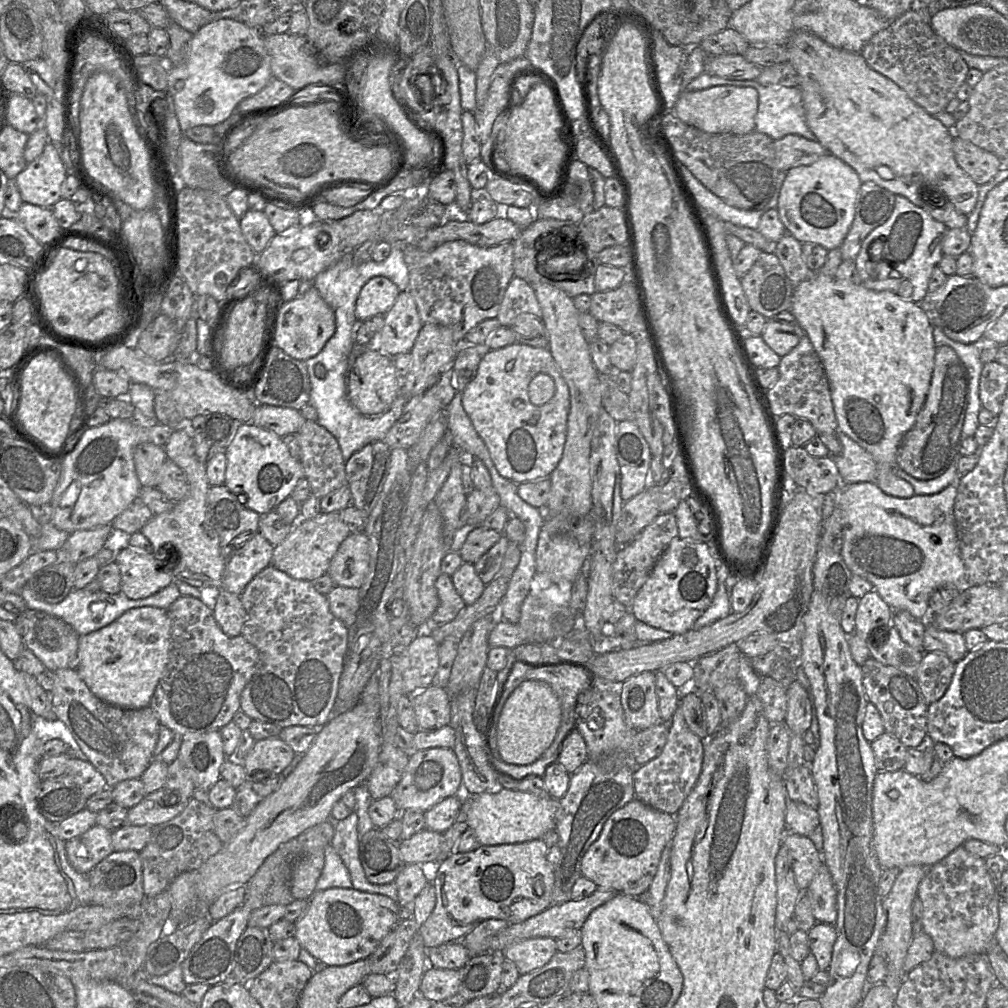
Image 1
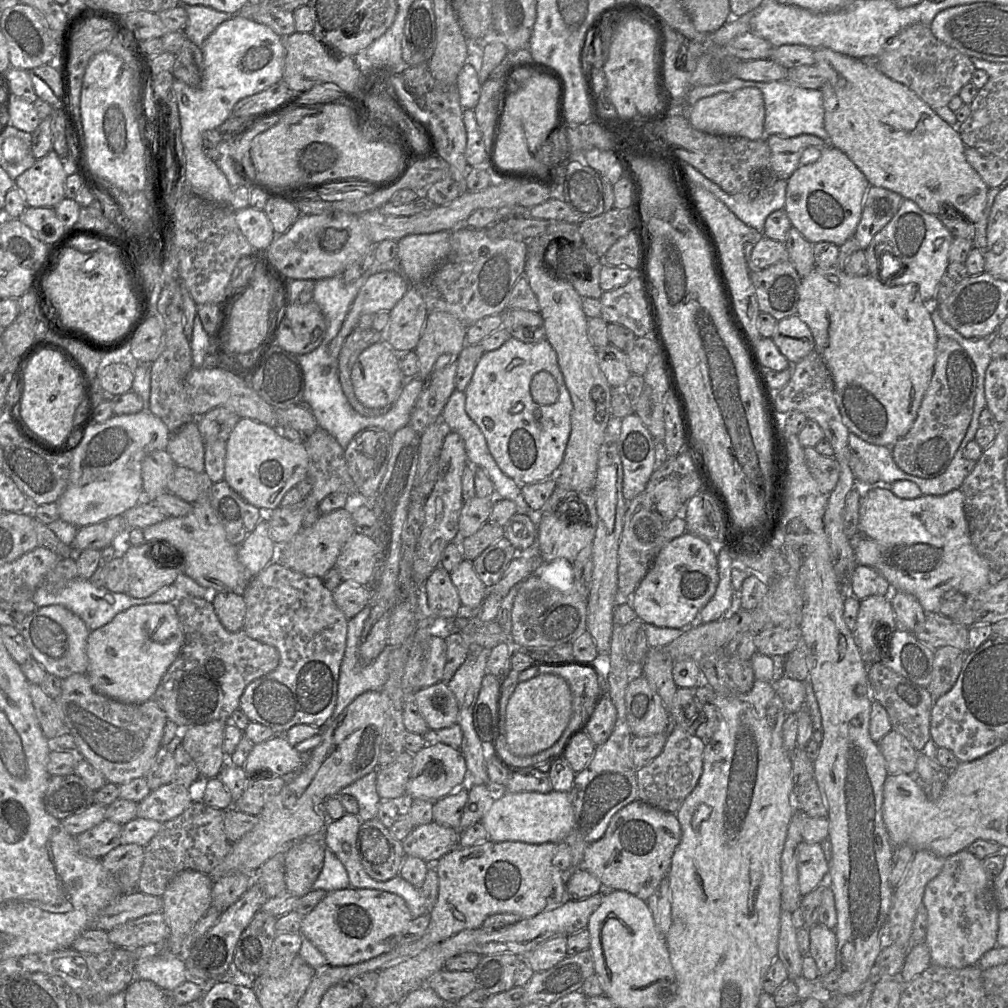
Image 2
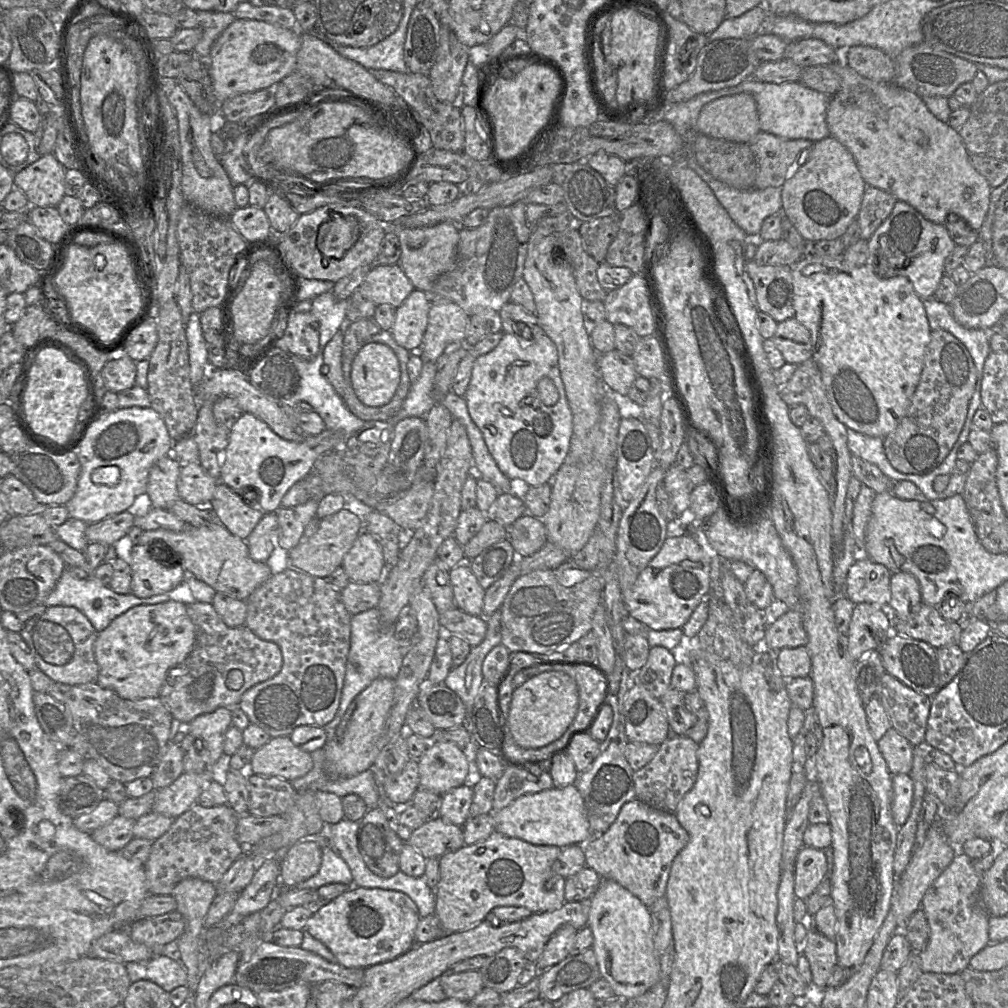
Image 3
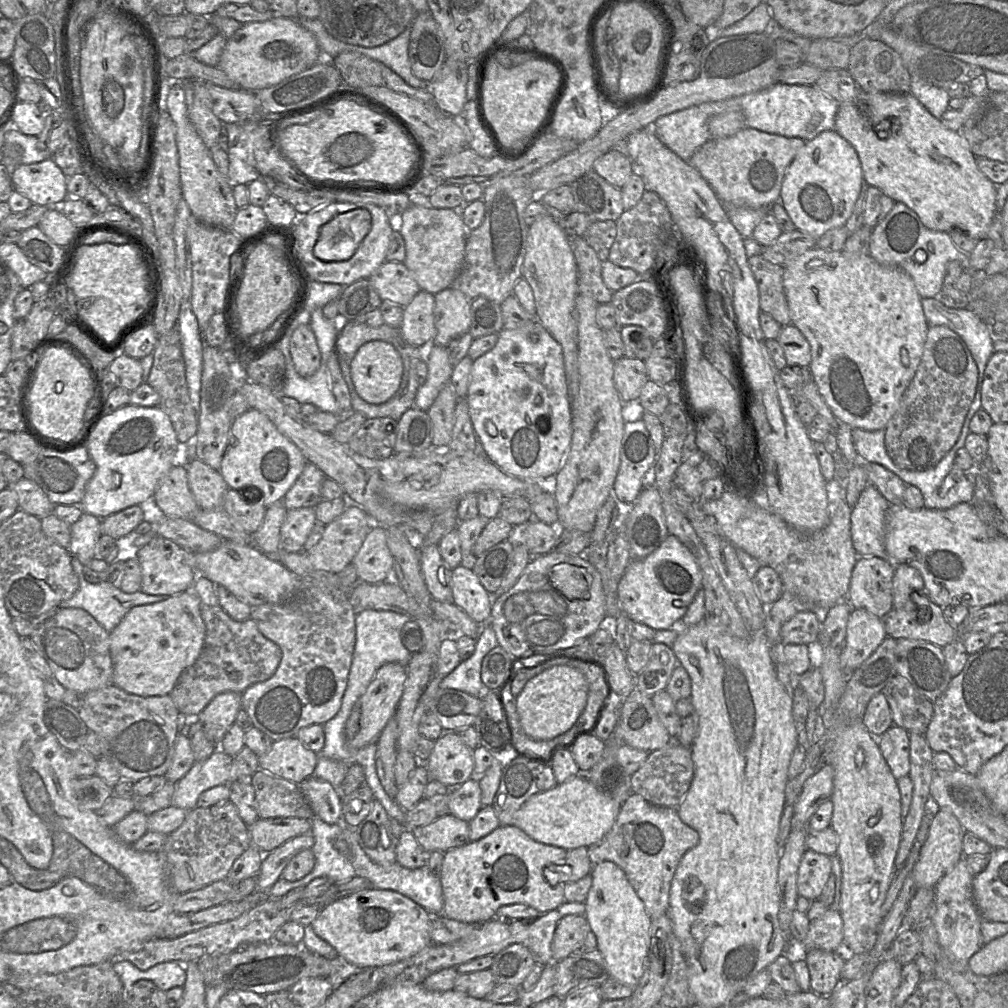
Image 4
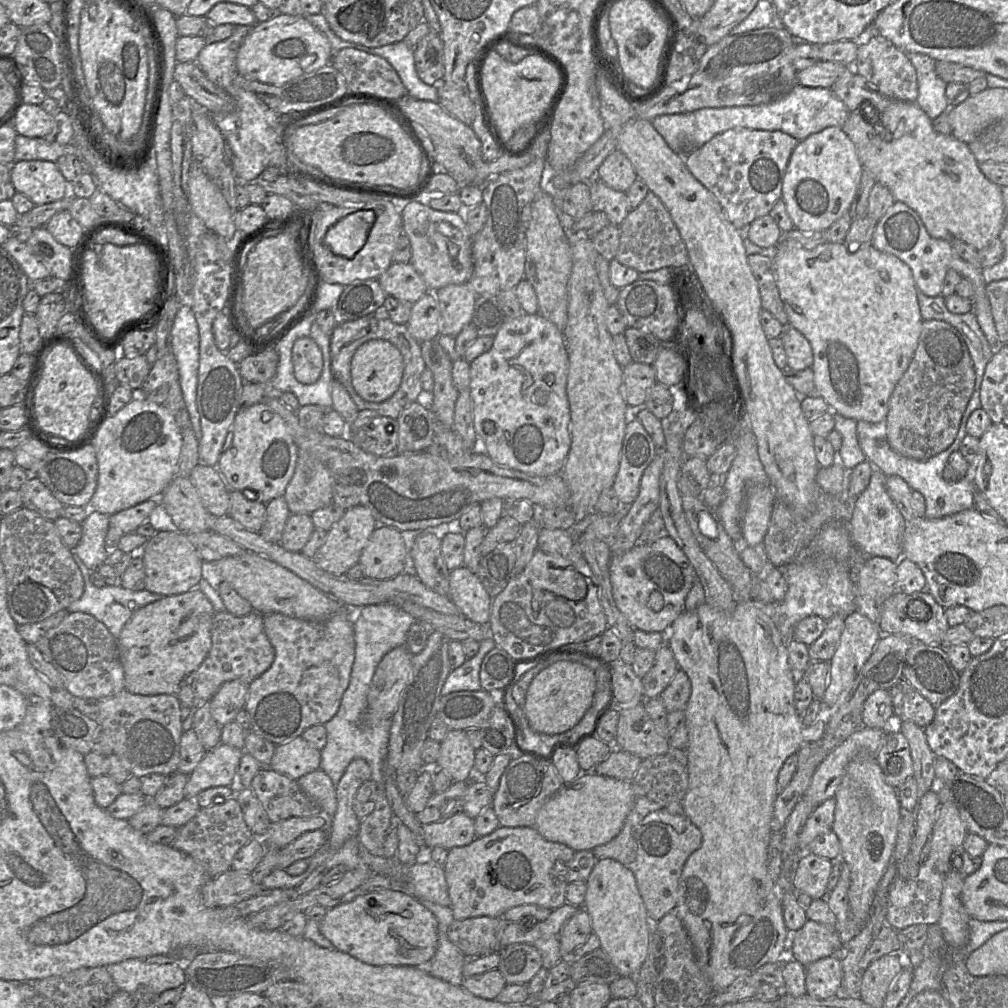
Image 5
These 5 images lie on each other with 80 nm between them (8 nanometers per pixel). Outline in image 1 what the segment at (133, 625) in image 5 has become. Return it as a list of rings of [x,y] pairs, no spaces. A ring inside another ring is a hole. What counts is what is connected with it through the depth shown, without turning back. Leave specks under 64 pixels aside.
[[[132,608],[111,624],[80,636],[77,672],[101,700],[127,709],[150,705],[167,663],[171,647],[171,624],[166,609]]]

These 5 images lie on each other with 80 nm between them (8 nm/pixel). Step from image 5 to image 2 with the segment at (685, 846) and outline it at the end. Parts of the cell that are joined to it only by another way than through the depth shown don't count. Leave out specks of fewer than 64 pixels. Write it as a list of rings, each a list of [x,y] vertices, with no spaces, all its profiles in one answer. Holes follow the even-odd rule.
[[[637,799],[621,808],[612,817],[604,836],[586,848],[582,868],[599,879],[603,890],[627,891],[647,901],[666,878],[681,835],[681,826],[676,814],[661,811]]]

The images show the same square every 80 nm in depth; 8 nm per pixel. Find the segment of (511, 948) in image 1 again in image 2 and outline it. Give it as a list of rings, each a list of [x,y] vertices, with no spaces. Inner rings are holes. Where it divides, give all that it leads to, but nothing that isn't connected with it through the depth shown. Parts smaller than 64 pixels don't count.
[[[550,938],[521,958],[535,973],[548,970],[567,956],[567,938]]]

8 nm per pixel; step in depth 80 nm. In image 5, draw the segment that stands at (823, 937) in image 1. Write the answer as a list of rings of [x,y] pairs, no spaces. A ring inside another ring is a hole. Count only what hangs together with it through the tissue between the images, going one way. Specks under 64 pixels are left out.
[[[831,955],[806,967],[806,994],[815,999],[827,999],[842,991],[843,969],[841,957]]]

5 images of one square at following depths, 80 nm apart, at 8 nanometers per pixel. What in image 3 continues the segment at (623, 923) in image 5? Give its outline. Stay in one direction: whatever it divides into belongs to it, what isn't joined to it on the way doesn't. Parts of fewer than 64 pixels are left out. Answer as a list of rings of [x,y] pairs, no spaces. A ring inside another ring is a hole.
[[[602,879],[591,897],[587,926],[593,933],[595,952],[601,977],[608,981],[616,996],[624,1001],[636,998],[656,985],[661,979],[660,962],[653,944],[652,918],[649,908],[629,890],[614,880]]]

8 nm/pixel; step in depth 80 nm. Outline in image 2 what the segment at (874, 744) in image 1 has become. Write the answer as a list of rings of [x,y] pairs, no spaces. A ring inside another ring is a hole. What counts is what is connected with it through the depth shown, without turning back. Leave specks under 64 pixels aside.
[[[891,730],[878,742],[878,746],[885,759],[888,775],[914,775],[918,751],[907,738]]]

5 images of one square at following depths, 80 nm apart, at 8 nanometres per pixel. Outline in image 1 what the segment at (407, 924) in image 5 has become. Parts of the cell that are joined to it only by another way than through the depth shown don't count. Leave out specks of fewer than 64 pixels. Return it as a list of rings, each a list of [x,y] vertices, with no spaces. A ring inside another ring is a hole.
[[[352,887],[329,888],[316,891],[310,897],[306,913],[294,922],[294,937],[301,948],[306,949],[322,965],[341,966],[369,957],[404,915],[399,903],[386,895],[362,892]]]

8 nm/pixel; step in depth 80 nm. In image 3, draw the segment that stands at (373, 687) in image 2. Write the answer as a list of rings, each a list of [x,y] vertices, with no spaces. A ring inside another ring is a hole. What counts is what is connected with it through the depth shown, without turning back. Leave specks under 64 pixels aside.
[[[377,607],[352,615],[350,650],[340,705],[334,718],[324,726],[327,739],[333,736],[351,702],[375,679],[390,678],[395,680],[397,678],[402,667],[404,651],[406,650],[400,648],[394,637],[394,625],[385,627],[381,623],[380,611]]]

